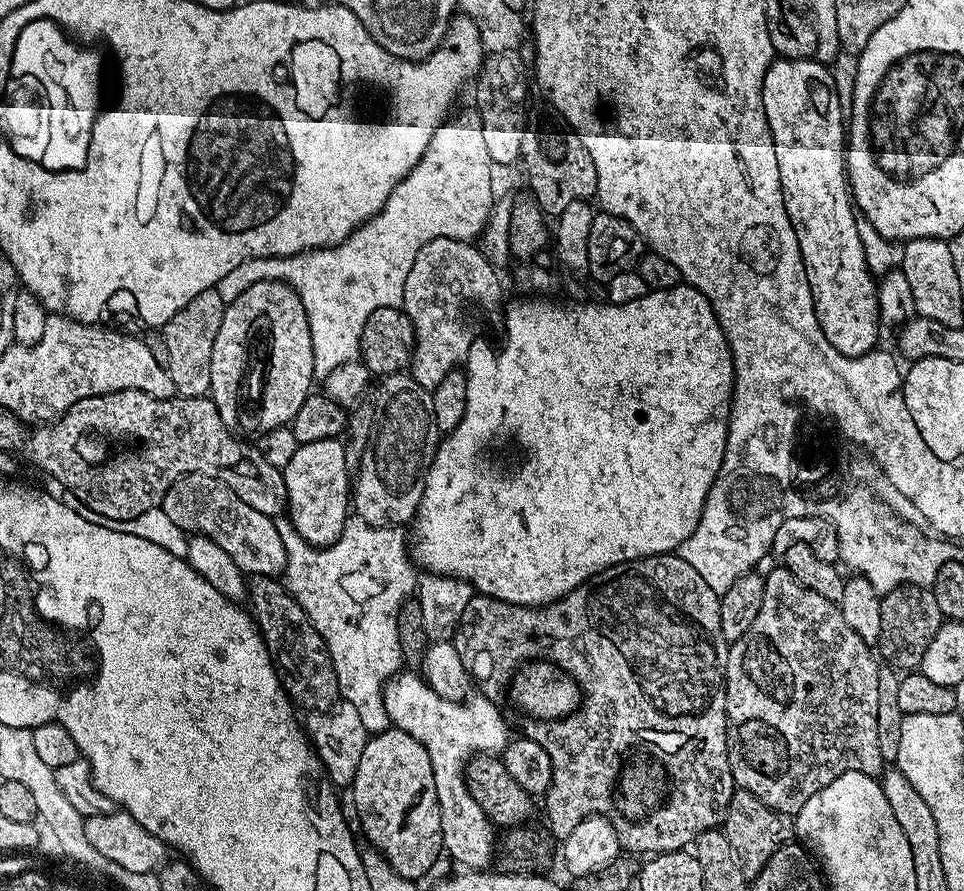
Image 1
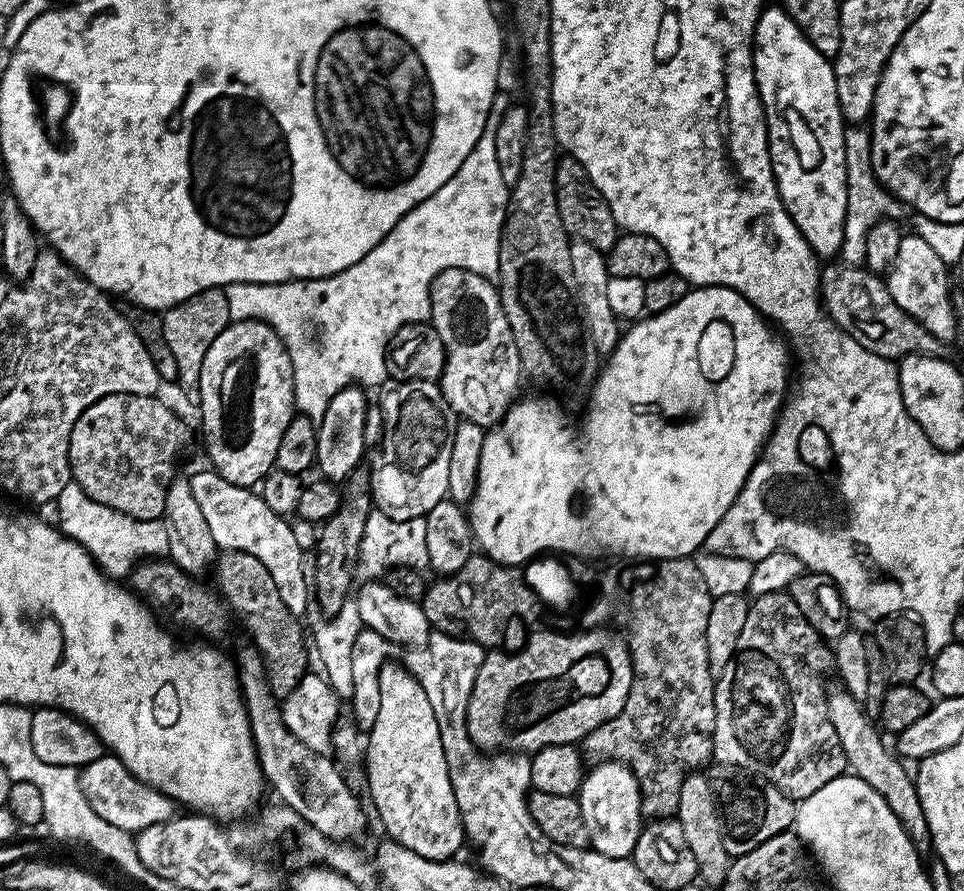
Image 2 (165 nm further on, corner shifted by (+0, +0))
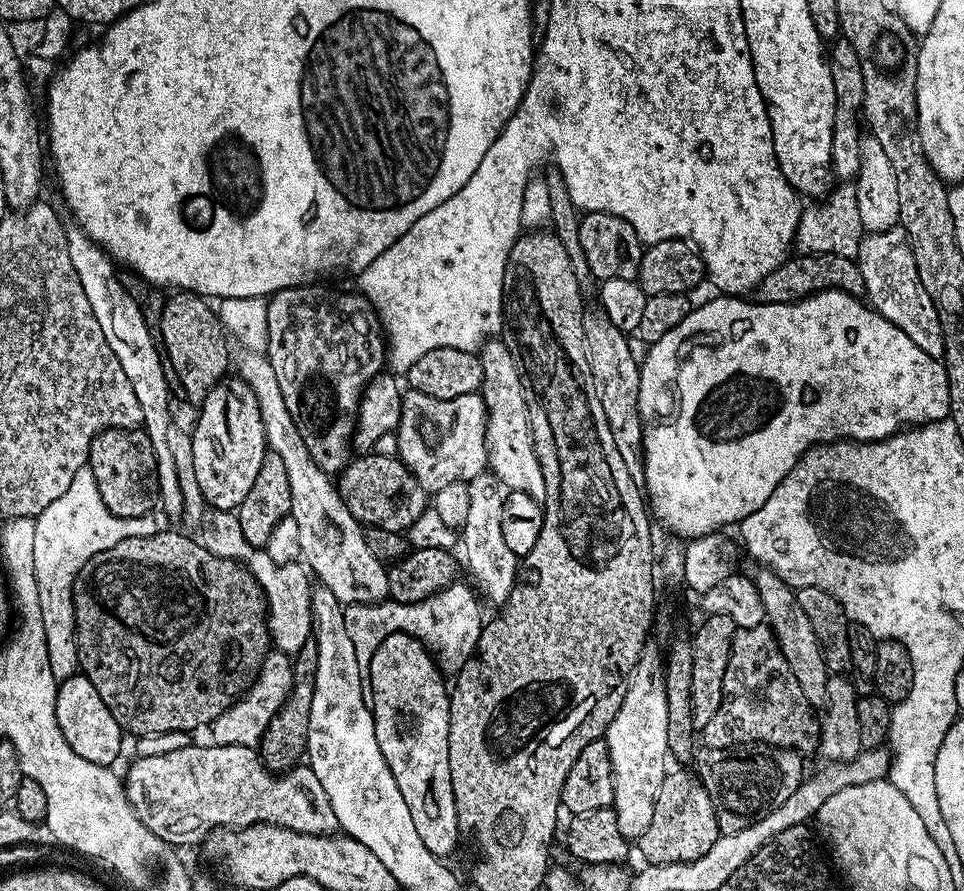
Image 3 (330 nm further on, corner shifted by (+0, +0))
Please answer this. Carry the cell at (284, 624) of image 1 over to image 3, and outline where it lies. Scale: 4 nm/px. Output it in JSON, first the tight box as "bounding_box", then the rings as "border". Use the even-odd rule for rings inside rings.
{"bounding_box":[72,530,268,736],"border":[[[158,530],[148,537],[126,538],[86,562],[72,586],[79,671],[94,684],[107,709],[114,716],[114,721],[118,722],[118,726],[125,733],[133,732],[136,736],[164,736],[167,732],[192,732],[203,724],[204,727],[211,725],[218,718],[218,714],[225,712],[256,683],[260,667],[268,657],[268,617],[264,592],[260,589],[259,582],[245,565],[230,558],[222,558],[218,554],[210,554],[210,550],[206,550],[203,544],[192,540],[187,540],[180,532],[164,530]]]}

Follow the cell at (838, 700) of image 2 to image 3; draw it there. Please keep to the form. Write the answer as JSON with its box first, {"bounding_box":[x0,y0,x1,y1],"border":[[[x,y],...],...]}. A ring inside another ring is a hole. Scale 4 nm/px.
{"bounding_box":[754,566,830,706],"border":[[[764,566],[759,569],[760,573],[754,576],[757,592],[760,595],[761,604],[764,607],[764,619],[772,633],[776,635],[778,646],[782,650],[782,658],[786,658],[786,666],[790,666],[794,678],[798,678],[798,686],[802,686],[802,694],[806,694],[809,704],[820,706],[827,698],[827,680],[830,675],[826,662],[822,658],[822,646],[818,646],[818,638],[814,638],[814,630],[810,626],[810,621],[806,618],[802,606],[798,606],[798,598],[795,591],[778,574],[774,574],[772,569]]]}

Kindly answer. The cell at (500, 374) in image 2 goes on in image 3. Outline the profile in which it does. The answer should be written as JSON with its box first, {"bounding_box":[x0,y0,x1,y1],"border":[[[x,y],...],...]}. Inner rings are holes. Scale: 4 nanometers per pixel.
{"bounding_box":[478,338,546,501],"border":[[[489,338],[484,341],[478,355],[482,362],[482,382],[478,395],[484,399],[484,405],[488,408],[485,428],[490,471],[500,479],[505,489],[522,492],[530,498],[543,501],[546,478],[542,478],[542,466],[534,450],[526,394],[512,351],[503,339]]]}

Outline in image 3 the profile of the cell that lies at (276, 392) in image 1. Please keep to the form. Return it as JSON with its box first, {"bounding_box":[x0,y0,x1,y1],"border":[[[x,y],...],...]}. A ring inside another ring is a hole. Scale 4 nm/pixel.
{"bounding_box":[190,378,268,511],"border":[[[225,378],[206,394],[198,412],[200,417],[190,437],[198,487],[208,508],[233,511],[250,494],[250,486],[258,478],[268,448],[260,403],[245,380]]]}

